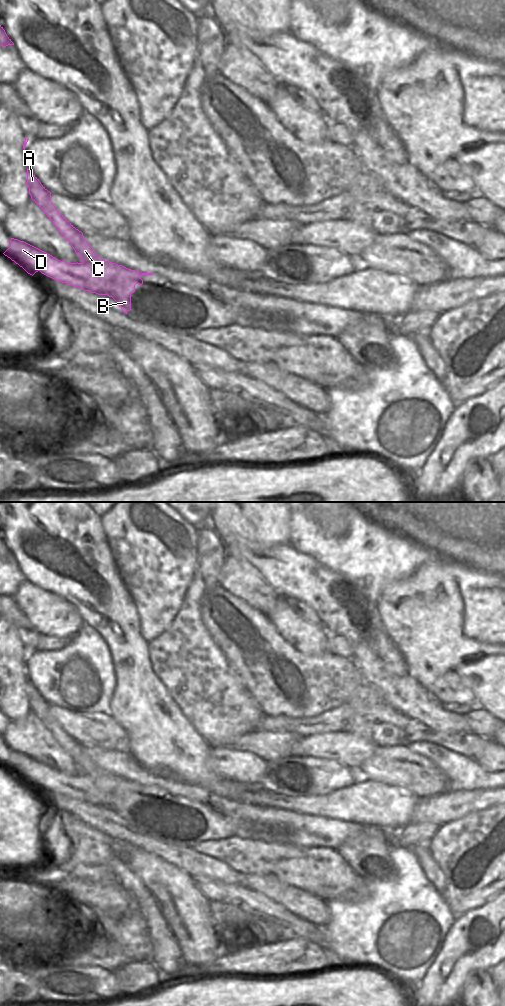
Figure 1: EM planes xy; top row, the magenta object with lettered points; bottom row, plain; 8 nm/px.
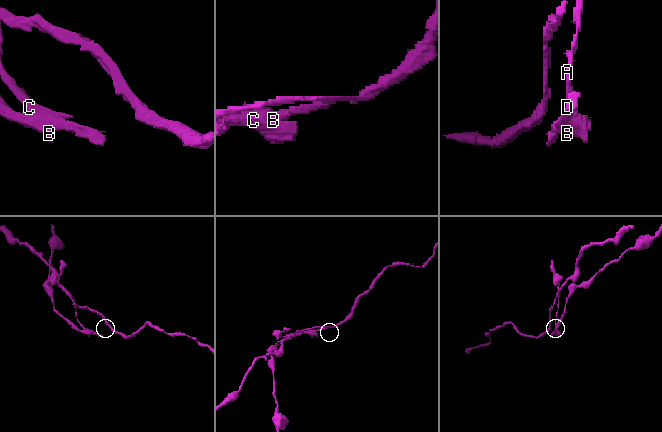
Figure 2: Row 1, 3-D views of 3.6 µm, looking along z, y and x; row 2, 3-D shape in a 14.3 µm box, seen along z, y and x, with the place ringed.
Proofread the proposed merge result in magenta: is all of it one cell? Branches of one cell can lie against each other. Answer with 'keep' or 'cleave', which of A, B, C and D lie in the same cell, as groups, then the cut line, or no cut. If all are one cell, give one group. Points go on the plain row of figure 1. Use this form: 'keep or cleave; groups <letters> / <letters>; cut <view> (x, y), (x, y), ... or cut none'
cleave; groups A B C / D; cut xy (140, 790), (125, 792), (115, 796), (113, 804), (107, 807)

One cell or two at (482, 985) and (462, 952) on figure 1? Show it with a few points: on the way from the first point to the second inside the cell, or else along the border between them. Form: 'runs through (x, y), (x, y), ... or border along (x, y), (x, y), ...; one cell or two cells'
border along (486, 970), (472, 969), (460, 990); two cells

